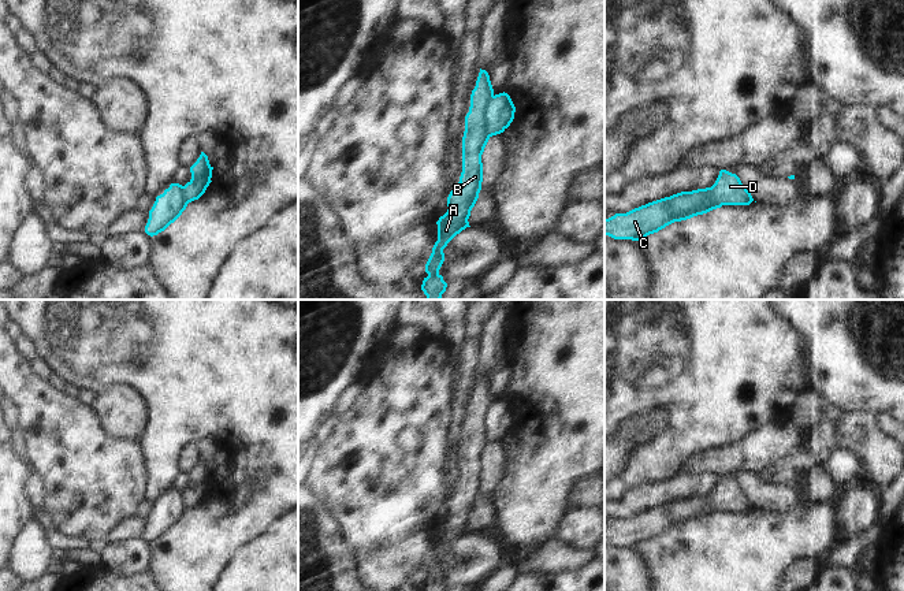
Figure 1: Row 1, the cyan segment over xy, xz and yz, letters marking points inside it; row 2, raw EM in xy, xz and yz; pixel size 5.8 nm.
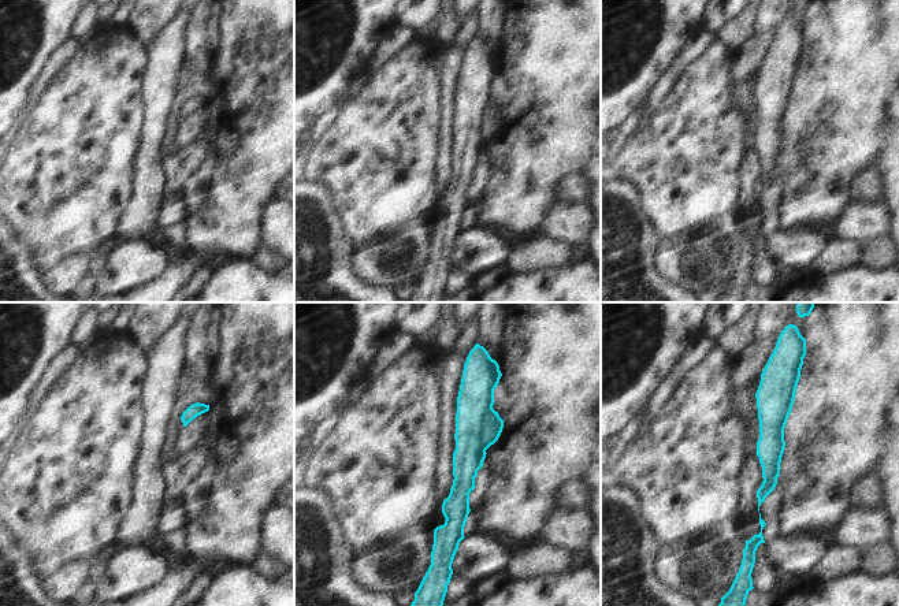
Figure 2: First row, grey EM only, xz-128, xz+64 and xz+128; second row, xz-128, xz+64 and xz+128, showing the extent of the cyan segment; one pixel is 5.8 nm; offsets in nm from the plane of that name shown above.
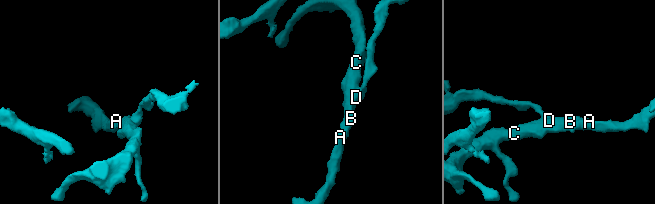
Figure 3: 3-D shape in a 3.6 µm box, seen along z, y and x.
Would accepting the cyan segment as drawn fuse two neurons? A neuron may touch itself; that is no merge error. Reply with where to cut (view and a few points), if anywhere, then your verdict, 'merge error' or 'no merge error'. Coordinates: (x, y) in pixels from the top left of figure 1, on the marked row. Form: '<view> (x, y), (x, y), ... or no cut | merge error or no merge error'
xz (493, 95), (487, 108), (488, 136) | merge error

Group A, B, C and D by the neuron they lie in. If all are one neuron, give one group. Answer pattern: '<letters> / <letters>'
A B C / D

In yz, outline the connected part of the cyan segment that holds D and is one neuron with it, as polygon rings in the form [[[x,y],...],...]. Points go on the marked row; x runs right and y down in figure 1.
[[[721,170],[715,183],[710,187],[722,205],[745,205],[752,196],[736,174]]]

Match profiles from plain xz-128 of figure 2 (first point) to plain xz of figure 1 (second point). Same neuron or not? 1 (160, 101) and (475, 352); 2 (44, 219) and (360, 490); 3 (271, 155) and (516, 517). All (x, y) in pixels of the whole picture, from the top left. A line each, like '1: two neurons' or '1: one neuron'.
1: one neuron
2: one neuron
3: one neuron

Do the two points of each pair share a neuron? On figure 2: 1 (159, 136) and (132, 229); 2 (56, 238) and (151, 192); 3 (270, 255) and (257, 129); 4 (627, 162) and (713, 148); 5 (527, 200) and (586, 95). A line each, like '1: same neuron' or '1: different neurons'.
1: same neuron
2: different neurons
3: different neurons
4: same neuron
5: same neuron

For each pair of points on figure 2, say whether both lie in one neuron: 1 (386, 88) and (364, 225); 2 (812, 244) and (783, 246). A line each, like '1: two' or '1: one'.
1: one
2: one

